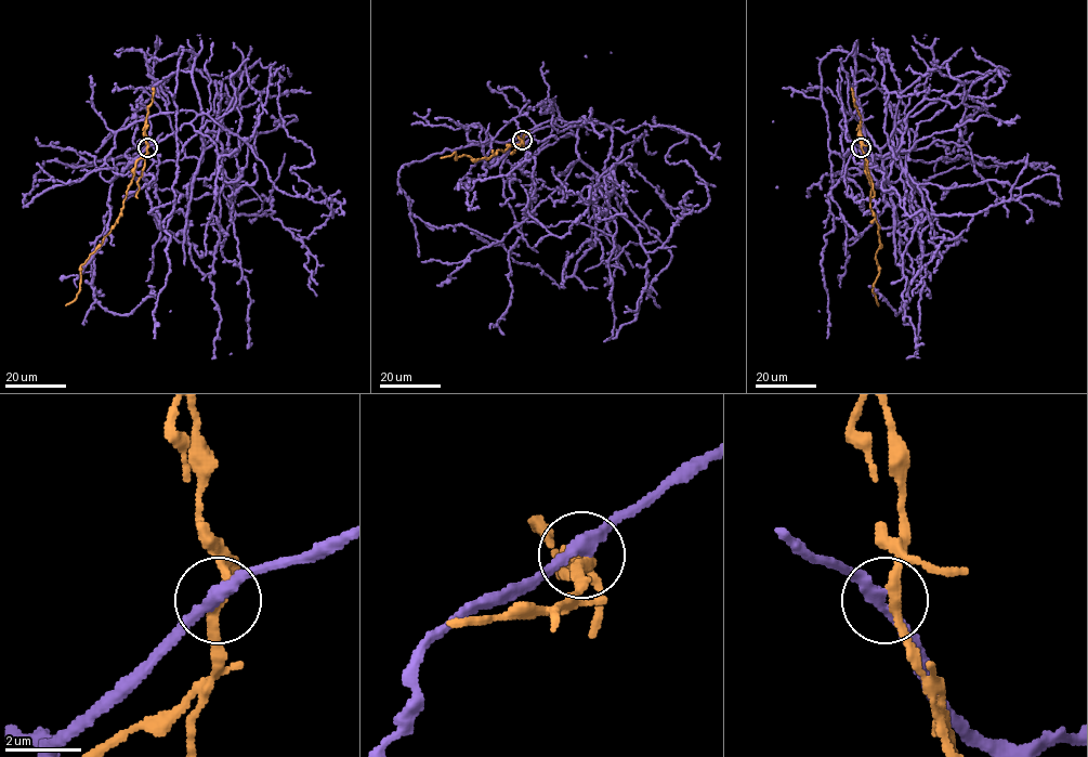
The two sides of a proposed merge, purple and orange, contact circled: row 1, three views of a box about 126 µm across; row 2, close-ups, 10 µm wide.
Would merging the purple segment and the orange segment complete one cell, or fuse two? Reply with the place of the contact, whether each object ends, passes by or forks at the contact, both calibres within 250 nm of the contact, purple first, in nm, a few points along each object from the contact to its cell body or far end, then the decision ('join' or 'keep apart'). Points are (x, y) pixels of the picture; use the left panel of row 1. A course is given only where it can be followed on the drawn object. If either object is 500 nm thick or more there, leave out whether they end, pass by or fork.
at (147, 147); purple passes by; orange passes by; 320 nm thick on the purple side, 240 nm on the other; purple runs (146, 147), (201, 113), (233, 209), (306, 238), (333, 210), (290, 170), (314, 160), (284, 126), (279, 79); orange runs (146, 147), (145, 154), (135, 162), (121, 214), (81, 266), (79, 291), (65, 305); keep apart

